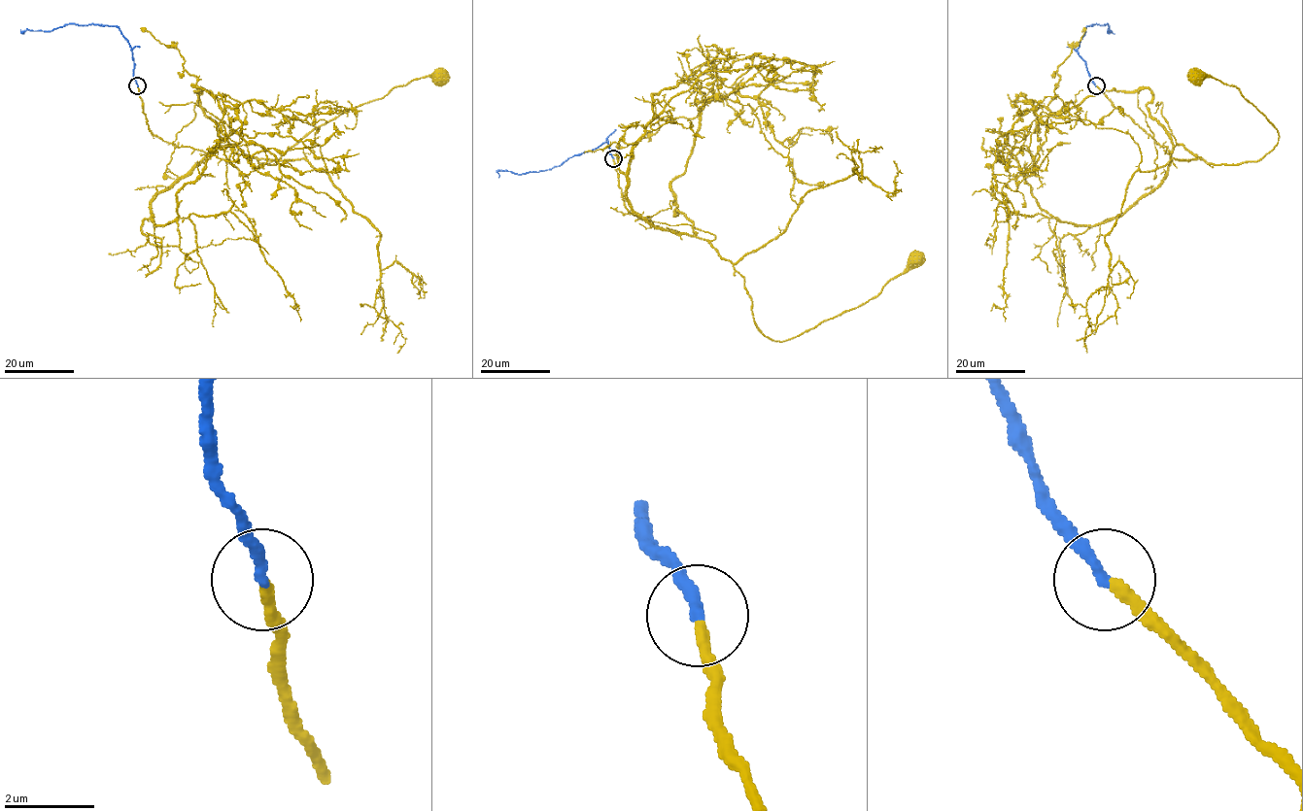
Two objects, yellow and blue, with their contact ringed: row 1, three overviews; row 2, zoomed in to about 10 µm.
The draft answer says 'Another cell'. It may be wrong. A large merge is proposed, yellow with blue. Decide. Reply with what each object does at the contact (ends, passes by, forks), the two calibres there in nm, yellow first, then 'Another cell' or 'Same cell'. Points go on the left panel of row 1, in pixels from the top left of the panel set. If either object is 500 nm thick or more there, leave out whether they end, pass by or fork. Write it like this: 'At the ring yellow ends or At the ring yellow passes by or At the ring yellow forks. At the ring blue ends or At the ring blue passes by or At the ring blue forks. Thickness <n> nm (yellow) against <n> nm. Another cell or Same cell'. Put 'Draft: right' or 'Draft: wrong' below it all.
At the ring yellow ends. At the ring blue ends. Thickness 260 nm (yellow) against 260 nm. Same cell
Draft: wrong

